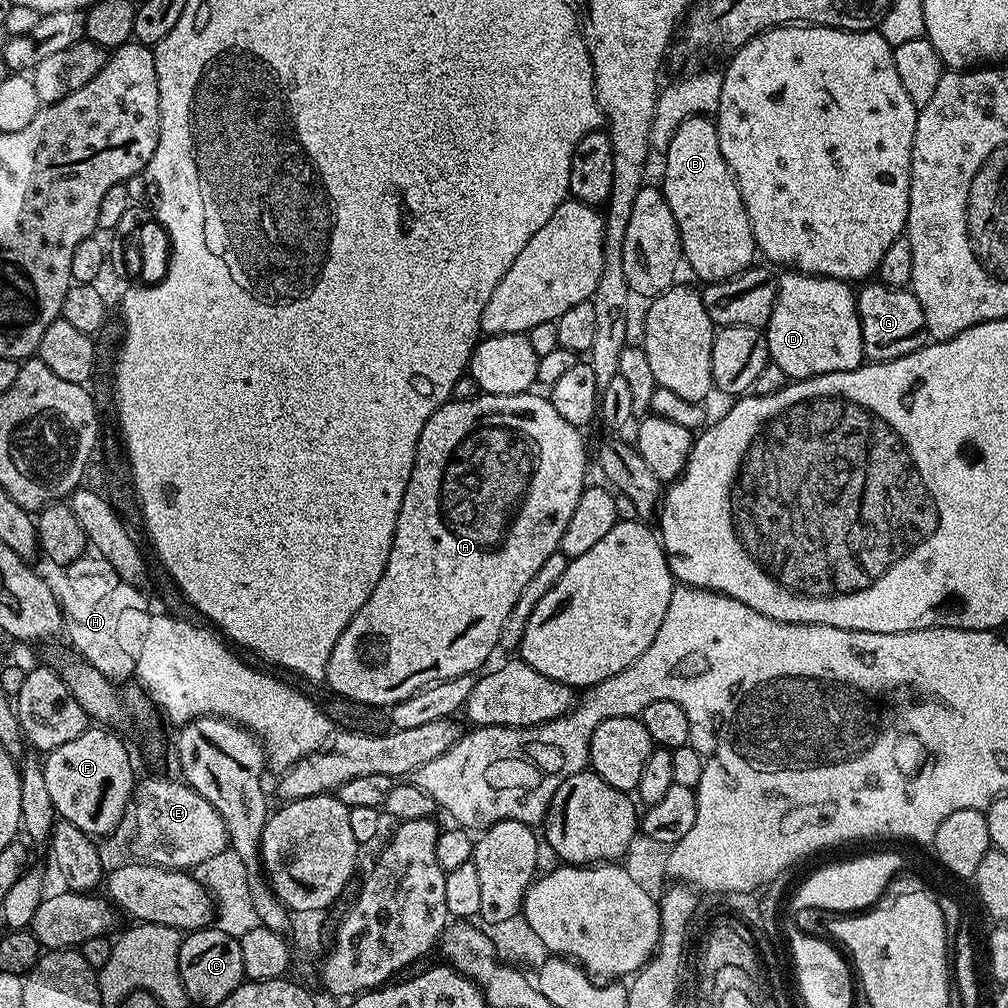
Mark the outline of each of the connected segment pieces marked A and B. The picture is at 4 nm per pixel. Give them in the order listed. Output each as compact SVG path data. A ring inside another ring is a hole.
M526 391L519 392L516 396L489 396L481 394L475 396L473 400L449 399L448 403L442 405L438 410L434 410L434 414L430 414L430 418L422 426L422 434L418 438L418 446L414 454L414 470L410 474L410 482L406 486L404 497L402 498L402 506L398 510L398 522L394 530L392 549L390 550L390 558L386 562L386 570L382 570L382 578L378 578L378 586L374 586L370 598L366 598L362 610L358 610L358 614L354 614L354 618L348 623L346 630L342 630L342 634L338 638L338 642L328 659L326 684L332 687L331 691L335 695L354 698L358 702L366 702L367 704L375 704L377 706L391 706L397 704L402 698L410 698L410 694L414 694L427 684L436 684L439 680L449 680L450 678L479 673L485 667L483 664L491 658L492 651L497 651L500 635L502 634L502 622L506 622L506 614L510 614L510 610L514 610L514 602L518 602L518 594L522 594L522 590L526 590L526 585L530 582L530 578L534 578L534 574L538 574L538 569L542 566L542 562L546 562L546 558L550 558L550 554L558 551L562 534L566 530L566 526L570 526L570 514L574 514L574 506L578 506L578 498L586 487L584 475L588 472L588 456L584 453L584 440L580 437L583 436L581 429L575 428L570 422L566 422L566 418L562 418L562 414L558 414L558 410L554 410L551 399L544 397L543 400L540 396L532 395L531 391Z
M695 116L686 118L682 126L678 126L678 134L670 138L670 146L663 153L664 184L662 191L670 206L670 214L674 214L674 222L680 235L680 250L686 264L692 267L694 275L700 282L714 280L730 280L753 267L757 259L758 249L754 242L754 234L750 230L750 218L746 214L746 206L742 202L742 194L738 190L738 182L726 166L726 158L722 158L722 146L718 146L718 130L712 116Z

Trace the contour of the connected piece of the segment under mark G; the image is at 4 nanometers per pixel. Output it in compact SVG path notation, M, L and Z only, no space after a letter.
M868 282L861 288L864 289L856 292L856 309L862 326L864 355L869 361L879 362L902 358L924 347L926 329L922 306L911 290L891 288L879 282Z

